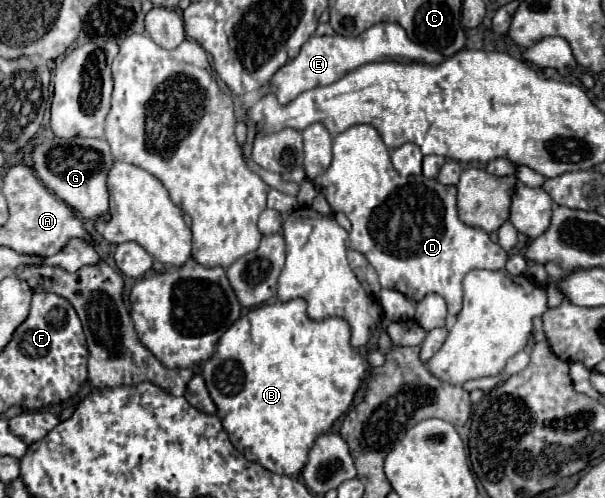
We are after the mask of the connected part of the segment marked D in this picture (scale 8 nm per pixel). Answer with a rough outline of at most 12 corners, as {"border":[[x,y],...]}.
{"border":[[372,125],[314,185],[382,287],[456,317],[468,271],[508,253],[456,187],[402,177]]}

